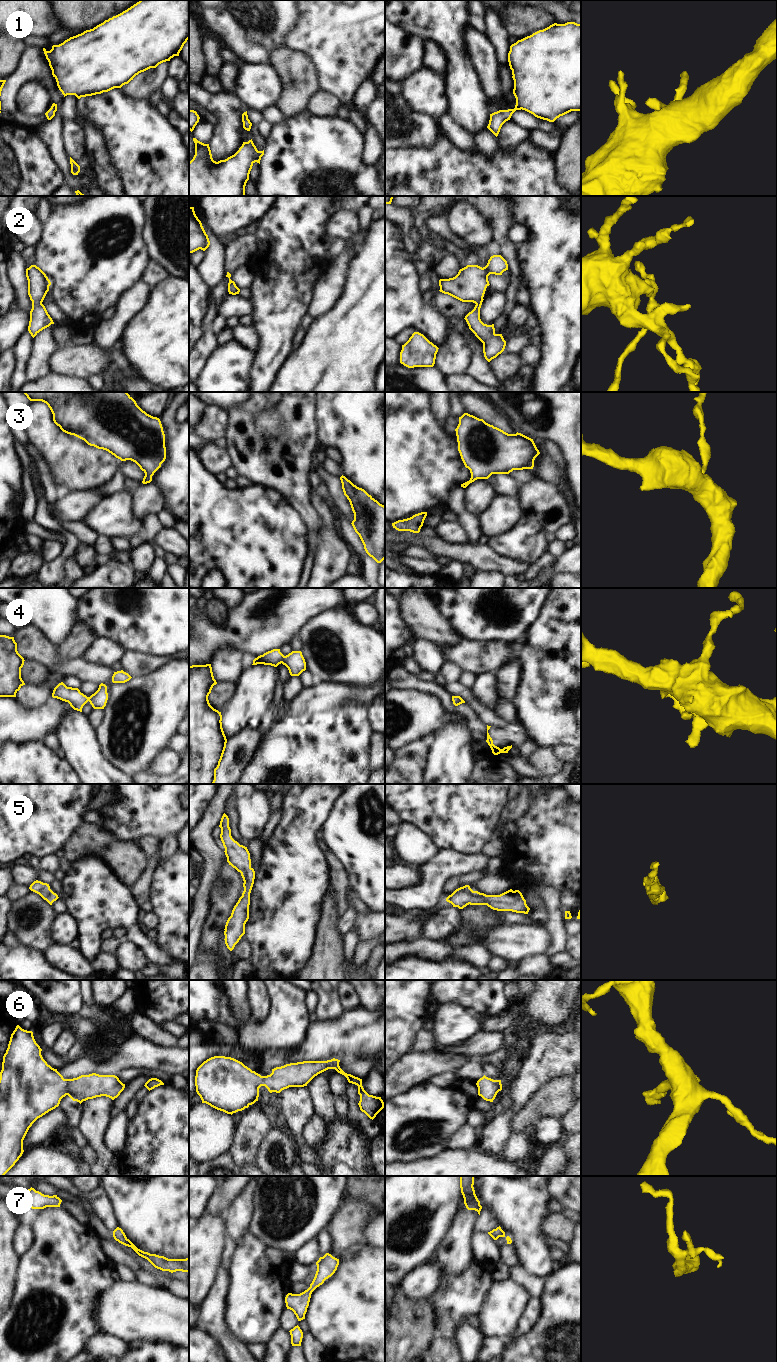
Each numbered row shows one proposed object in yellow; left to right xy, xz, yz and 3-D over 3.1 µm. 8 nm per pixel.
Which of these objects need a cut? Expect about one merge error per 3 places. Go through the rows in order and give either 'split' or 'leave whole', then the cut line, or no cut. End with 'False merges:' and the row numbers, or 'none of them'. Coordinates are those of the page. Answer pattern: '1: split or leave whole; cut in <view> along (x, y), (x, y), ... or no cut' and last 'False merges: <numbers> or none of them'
1: leave whole; no cut
2: leave whole; no cut
3: leave whole; no cut
4: leave whole; no cut
5: leave whole; no cut
6: leave whole; no cut
7: leave whole; no cut
False merges: none of them

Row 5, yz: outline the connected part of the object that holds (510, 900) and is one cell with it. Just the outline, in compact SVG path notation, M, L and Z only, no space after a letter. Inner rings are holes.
M469 885L456 889L446 898L453 907L463 909L467 905L487 905L497 911L512 911L516 913L528 914L530 908L526 904L522 893L512 889L500 895L486 895L478 891L473 891Z

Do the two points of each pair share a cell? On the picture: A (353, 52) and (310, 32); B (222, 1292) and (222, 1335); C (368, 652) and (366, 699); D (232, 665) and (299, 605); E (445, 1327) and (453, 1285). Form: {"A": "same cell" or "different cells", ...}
{"A": "same cell", "B": "same cell", "C": "different cells", "D": "different cells", "E": "same cell"}

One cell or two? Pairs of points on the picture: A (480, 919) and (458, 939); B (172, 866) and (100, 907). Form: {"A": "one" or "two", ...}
{"A": "one", "B": "two"}

